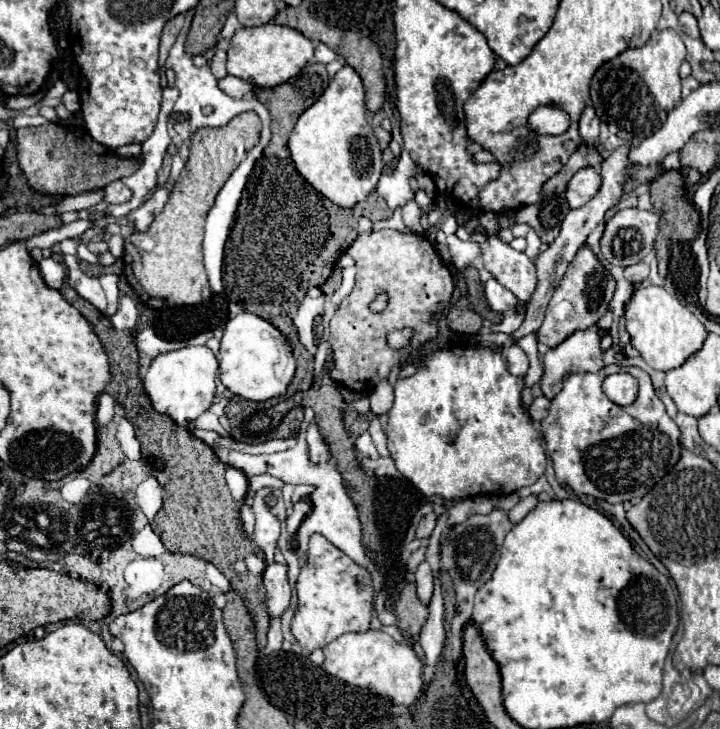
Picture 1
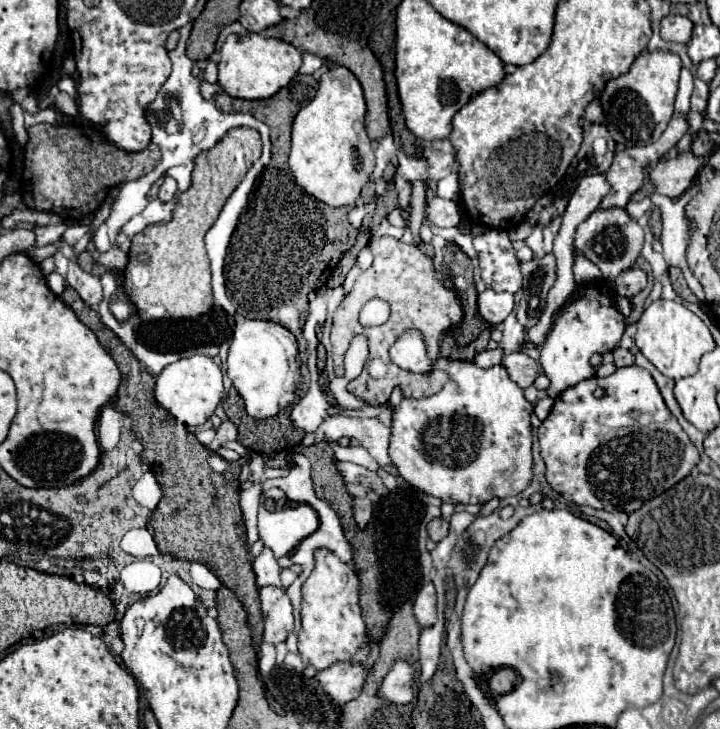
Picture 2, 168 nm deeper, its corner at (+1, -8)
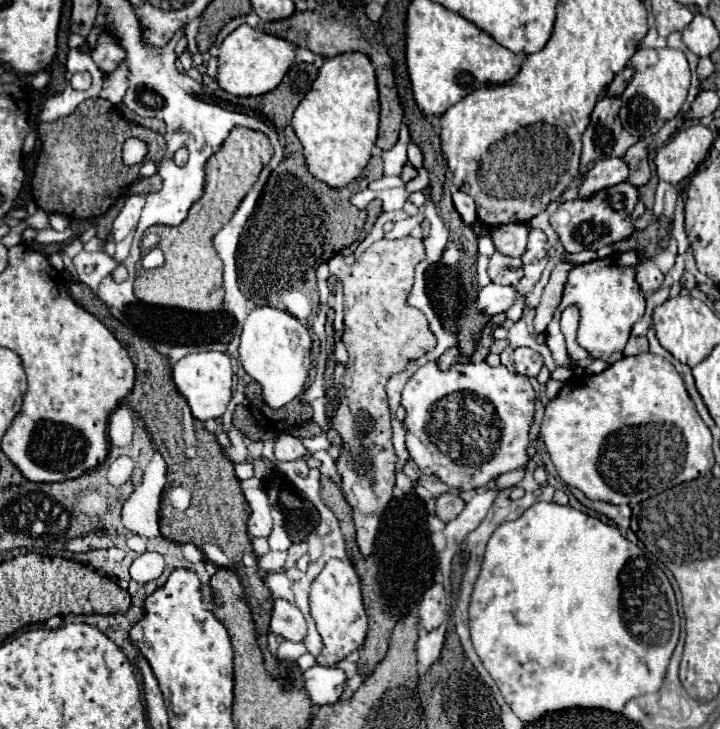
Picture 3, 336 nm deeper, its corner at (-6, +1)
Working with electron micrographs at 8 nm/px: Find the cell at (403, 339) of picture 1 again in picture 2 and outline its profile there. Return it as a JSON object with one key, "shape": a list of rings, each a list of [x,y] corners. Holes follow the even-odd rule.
{"shape":[[[405,332],[393,346],[391,346],[391,360],[407,368],[411,372],[431,372],[443,370],[449,374],[445,386],[431,398],[403,398],[399,408],[393,412],[393,434],[389,456],[397,466],[399,474],[417,490],[431,494],[443,502],[451,504],[483,504],[491,498],[505,498],[515,496],[527,488],[533,478],[531,466],[531,422],[529,416],[533,412],[533,404],[525,400],[523,390],[507,376],[503,366],[493,368],[479,368],[477,364],[459,362],[459,360],[429,360],[425,354],[425,344],[419,332]]]}

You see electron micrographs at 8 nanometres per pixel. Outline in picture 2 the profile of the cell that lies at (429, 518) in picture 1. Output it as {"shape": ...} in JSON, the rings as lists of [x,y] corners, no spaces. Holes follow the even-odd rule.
{"shape":[[[435,518],[435,520],[431,520],[431,522],[427,524],[427,532],[429,532],[429,538],[431,538],[431,540],[439,542],[441,538],[447,536],[447,532],[449,532],[449,522],[447,522],[445,518]]]}

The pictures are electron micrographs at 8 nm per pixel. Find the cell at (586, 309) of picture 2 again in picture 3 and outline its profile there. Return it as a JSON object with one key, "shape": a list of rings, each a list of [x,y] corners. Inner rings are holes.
{"shape":[[[618,253],[610,255],[606,259],[596,259],[584,265],[576,265],[566,281],[562,303],[558,305],[552,323],[546,329],[546,345],[550,347],[550,353],[558,367],[568,367],[574,371],[574,375],[582,375],[582,367],[574,365],[574,361],[568,355],[566,339],[560,331],[560,313],[564,307],[576,303],[580,307],[580,325],[578,325],[578,345],[590,347],[590,355],[598,359],[608,359],[612,353],[622,351],[632,325],[644,315],[644,293],[634,281],[634,267],[640,263],[636,253]]]}

